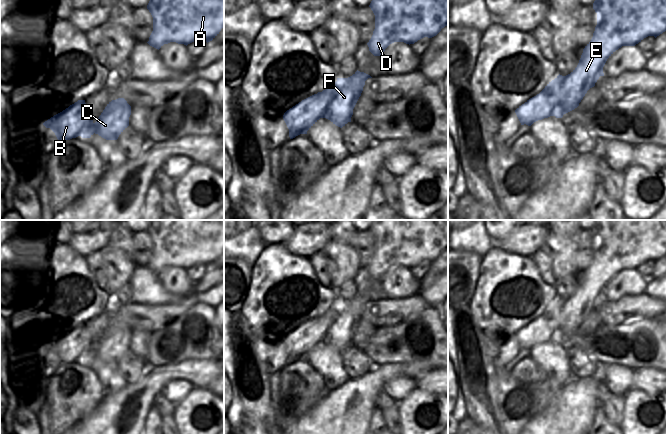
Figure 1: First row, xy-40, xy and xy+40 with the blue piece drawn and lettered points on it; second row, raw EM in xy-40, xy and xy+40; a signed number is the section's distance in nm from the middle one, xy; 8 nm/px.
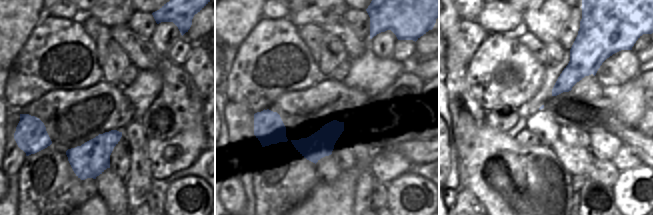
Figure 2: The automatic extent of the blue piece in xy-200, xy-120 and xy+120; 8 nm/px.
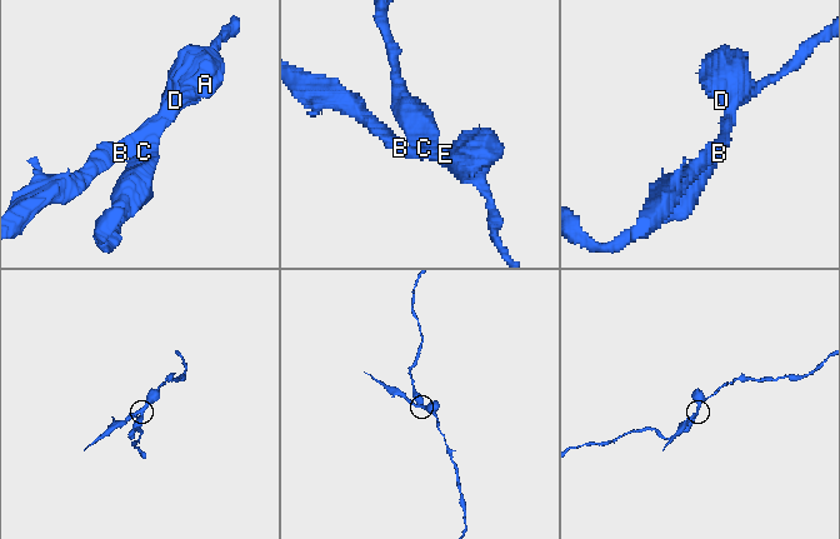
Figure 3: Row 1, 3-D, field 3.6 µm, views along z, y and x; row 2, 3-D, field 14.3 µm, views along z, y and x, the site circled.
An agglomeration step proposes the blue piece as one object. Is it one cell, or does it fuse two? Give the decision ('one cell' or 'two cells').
two cells

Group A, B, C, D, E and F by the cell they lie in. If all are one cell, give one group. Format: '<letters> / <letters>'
A C D E F / B

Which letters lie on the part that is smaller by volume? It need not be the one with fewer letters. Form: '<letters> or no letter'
B

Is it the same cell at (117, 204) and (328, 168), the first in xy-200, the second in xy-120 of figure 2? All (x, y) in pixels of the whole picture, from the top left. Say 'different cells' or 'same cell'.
same cell

